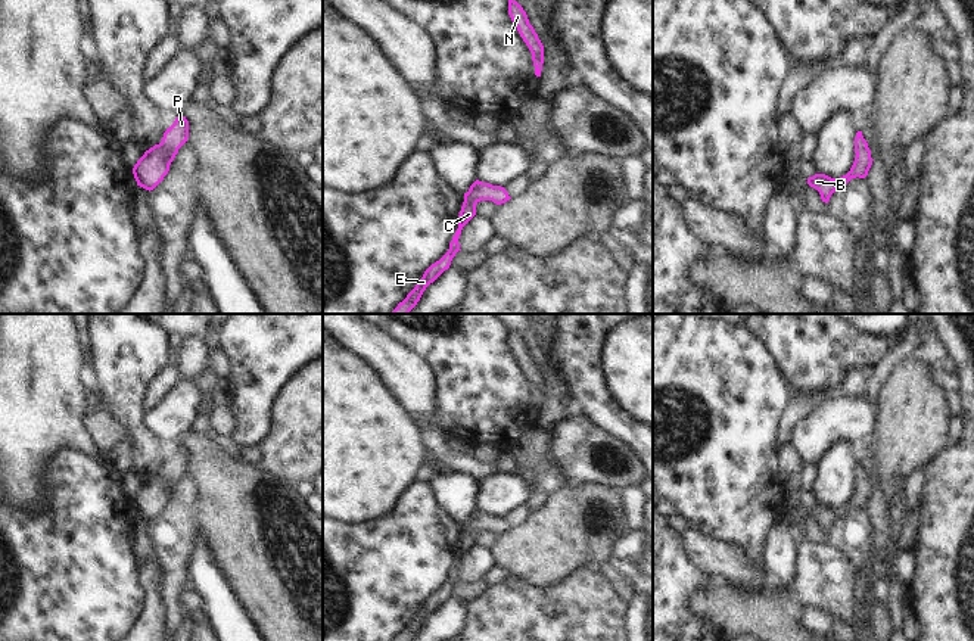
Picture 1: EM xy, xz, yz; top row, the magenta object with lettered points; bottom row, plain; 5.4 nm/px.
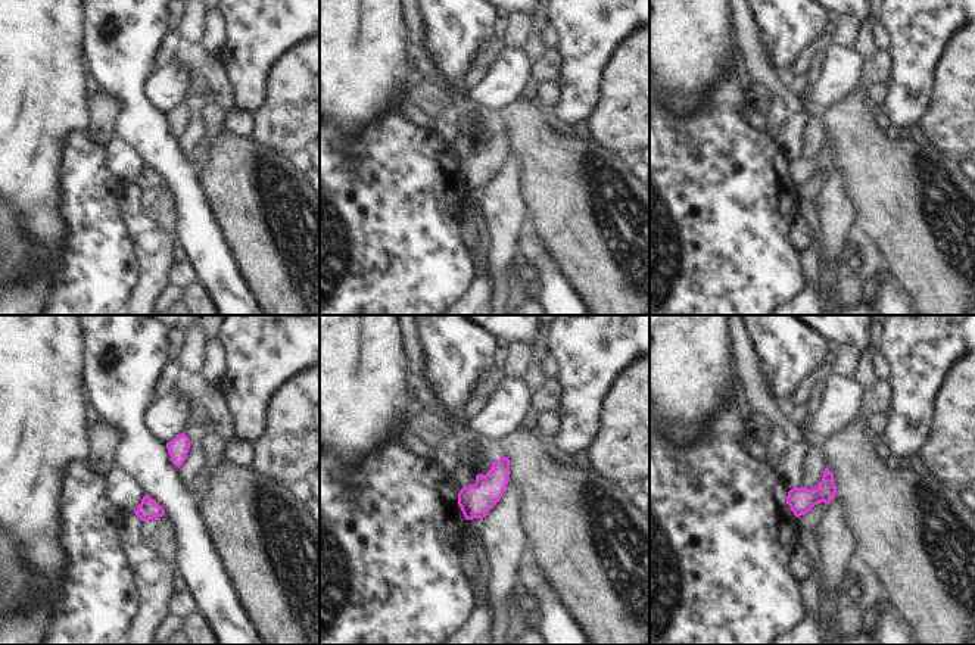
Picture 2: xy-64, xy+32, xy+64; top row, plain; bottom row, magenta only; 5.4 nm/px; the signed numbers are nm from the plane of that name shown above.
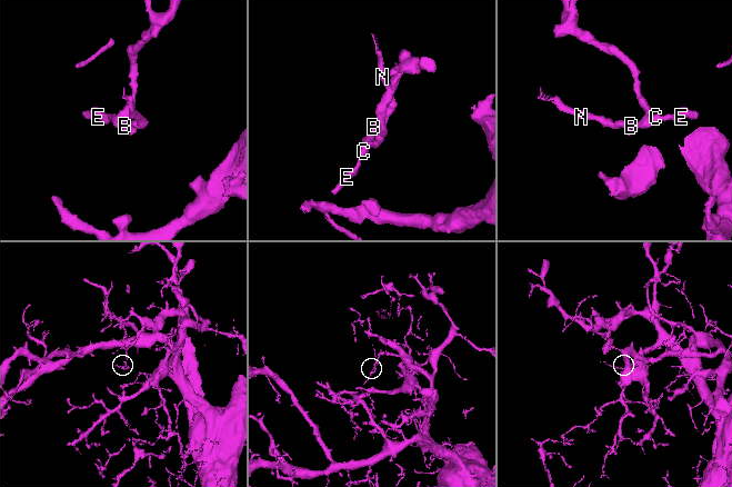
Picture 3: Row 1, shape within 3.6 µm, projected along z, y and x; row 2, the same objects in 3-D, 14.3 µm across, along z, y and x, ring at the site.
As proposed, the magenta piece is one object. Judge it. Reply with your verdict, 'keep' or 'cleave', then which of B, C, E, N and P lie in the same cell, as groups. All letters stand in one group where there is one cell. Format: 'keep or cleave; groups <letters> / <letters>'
keep; groups B C E N P

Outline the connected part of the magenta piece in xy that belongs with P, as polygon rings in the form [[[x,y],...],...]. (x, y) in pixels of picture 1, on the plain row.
[[[178,444],[174,454],[164,463],[162,472],[155,474],[137,491],[133,498],[137,516],[153,520],[168,504],[178,479],[189,469],[189,451]]]

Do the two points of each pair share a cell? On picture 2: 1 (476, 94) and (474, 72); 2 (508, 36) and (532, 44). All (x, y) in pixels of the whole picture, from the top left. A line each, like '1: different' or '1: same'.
1: different
2: different

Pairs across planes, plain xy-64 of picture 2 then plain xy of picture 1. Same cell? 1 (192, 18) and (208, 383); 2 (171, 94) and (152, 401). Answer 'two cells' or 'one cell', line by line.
1: two cells
2: two cells

